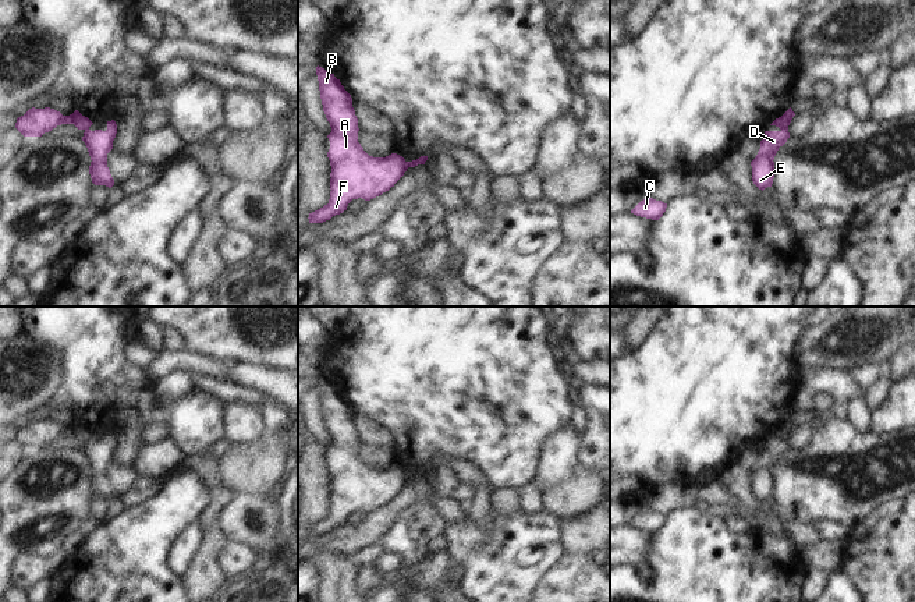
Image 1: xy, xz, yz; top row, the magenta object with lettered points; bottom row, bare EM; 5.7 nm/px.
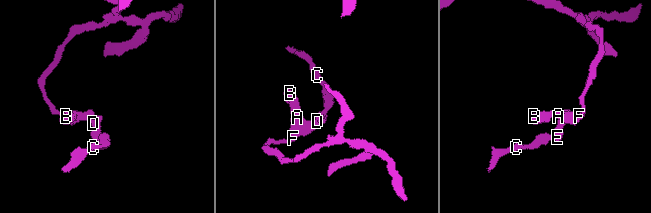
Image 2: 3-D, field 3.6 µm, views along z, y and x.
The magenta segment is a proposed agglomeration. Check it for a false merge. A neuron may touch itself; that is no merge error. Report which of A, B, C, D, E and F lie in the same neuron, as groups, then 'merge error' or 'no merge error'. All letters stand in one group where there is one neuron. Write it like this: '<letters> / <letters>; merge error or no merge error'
A B F / C D E; merge error

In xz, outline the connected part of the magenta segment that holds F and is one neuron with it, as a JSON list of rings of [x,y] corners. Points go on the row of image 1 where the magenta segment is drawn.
[[[316,67],[323,111],[330,123],[330,199],[323,208],[309,213],[309,223],[323,223],[347,210],[352,199],[370,201],[389,191],[404,176],[408,166],[402,156],[369,156],[358,142],[358,118],[352,98],[340,79]]]

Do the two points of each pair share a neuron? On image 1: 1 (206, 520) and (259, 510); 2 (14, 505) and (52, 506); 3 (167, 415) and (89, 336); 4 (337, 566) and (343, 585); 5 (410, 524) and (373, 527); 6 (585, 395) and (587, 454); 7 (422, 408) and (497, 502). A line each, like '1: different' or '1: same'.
1: different
2: same
3: same
4: same
5: different
6: same
7: different

